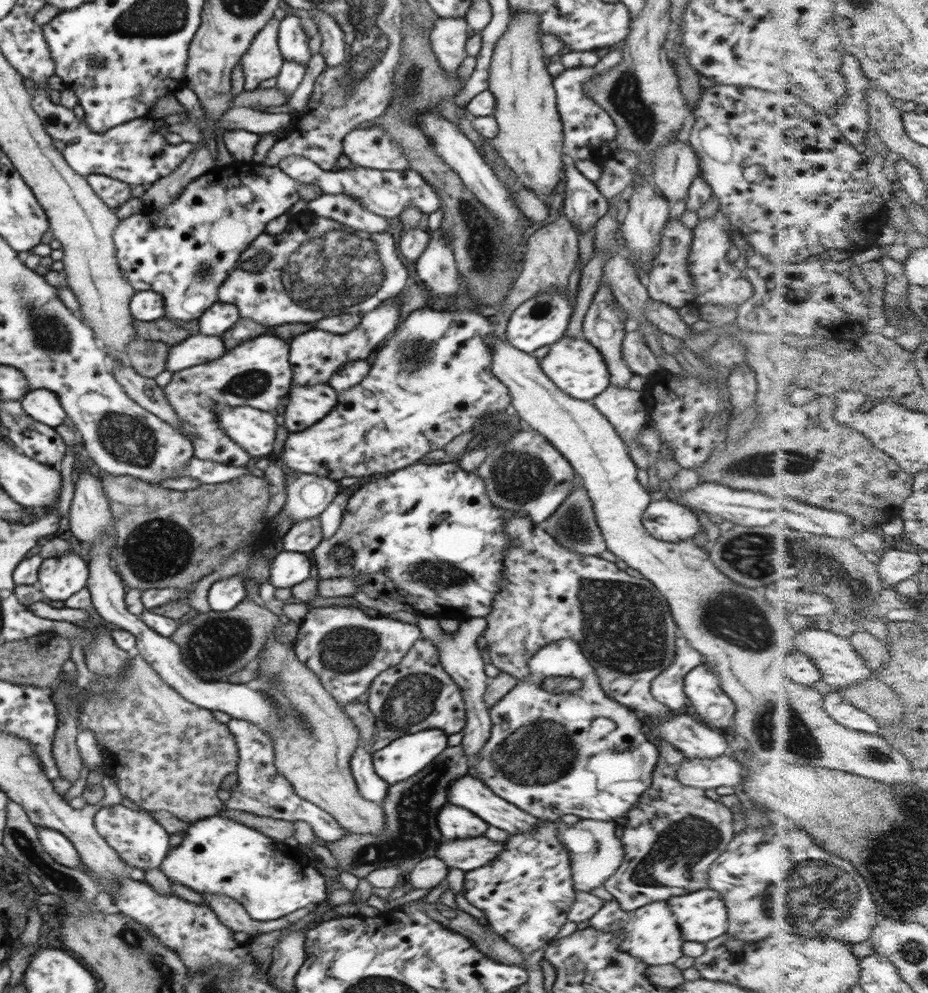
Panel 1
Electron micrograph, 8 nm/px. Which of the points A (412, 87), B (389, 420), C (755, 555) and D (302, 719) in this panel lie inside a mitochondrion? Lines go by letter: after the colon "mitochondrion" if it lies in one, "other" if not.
A: mitochondrion
B: other
C: mitochondrion
D: mitochondrion

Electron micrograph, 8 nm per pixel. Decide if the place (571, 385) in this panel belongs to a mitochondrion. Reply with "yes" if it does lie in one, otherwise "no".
no

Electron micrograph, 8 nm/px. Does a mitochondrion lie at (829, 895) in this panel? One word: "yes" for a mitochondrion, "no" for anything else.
yes

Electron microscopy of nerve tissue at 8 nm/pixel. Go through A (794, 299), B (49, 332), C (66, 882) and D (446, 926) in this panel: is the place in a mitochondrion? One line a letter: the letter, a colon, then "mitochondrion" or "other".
A: other
B: mitochondrion
C: mitochondrion
D: other

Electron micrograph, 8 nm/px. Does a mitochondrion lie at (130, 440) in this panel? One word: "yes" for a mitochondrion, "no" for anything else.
yes

